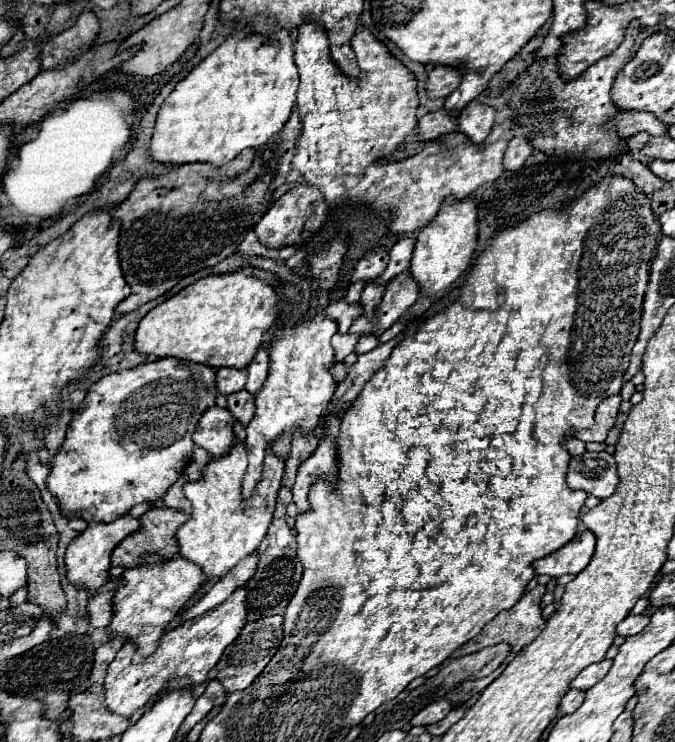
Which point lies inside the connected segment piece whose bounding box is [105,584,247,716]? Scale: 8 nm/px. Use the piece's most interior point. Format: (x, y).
(192, 649)

